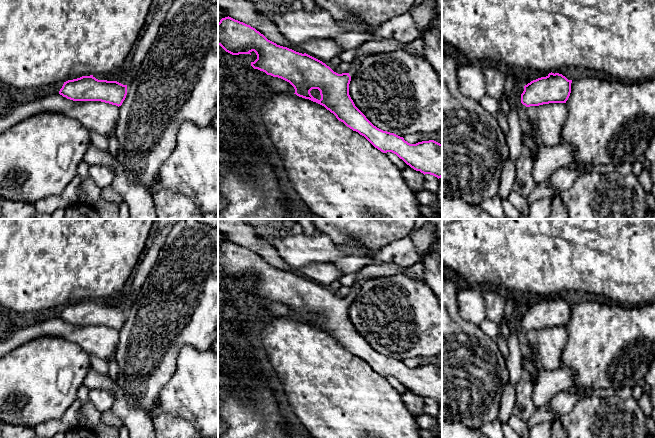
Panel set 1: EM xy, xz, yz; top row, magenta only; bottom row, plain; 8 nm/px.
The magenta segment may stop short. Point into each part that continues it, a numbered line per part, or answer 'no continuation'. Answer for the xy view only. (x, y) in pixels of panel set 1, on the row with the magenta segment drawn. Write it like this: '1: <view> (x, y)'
no continuation

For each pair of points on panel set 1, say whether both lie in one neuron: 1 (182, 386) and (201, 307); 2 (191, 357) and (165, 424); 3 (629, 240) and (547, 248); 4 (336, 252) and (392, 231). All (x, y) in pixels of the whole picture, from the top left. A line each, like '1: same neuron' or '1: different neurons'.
1: different neurons
2: different neurons
3: same neuron
4: different neurons

